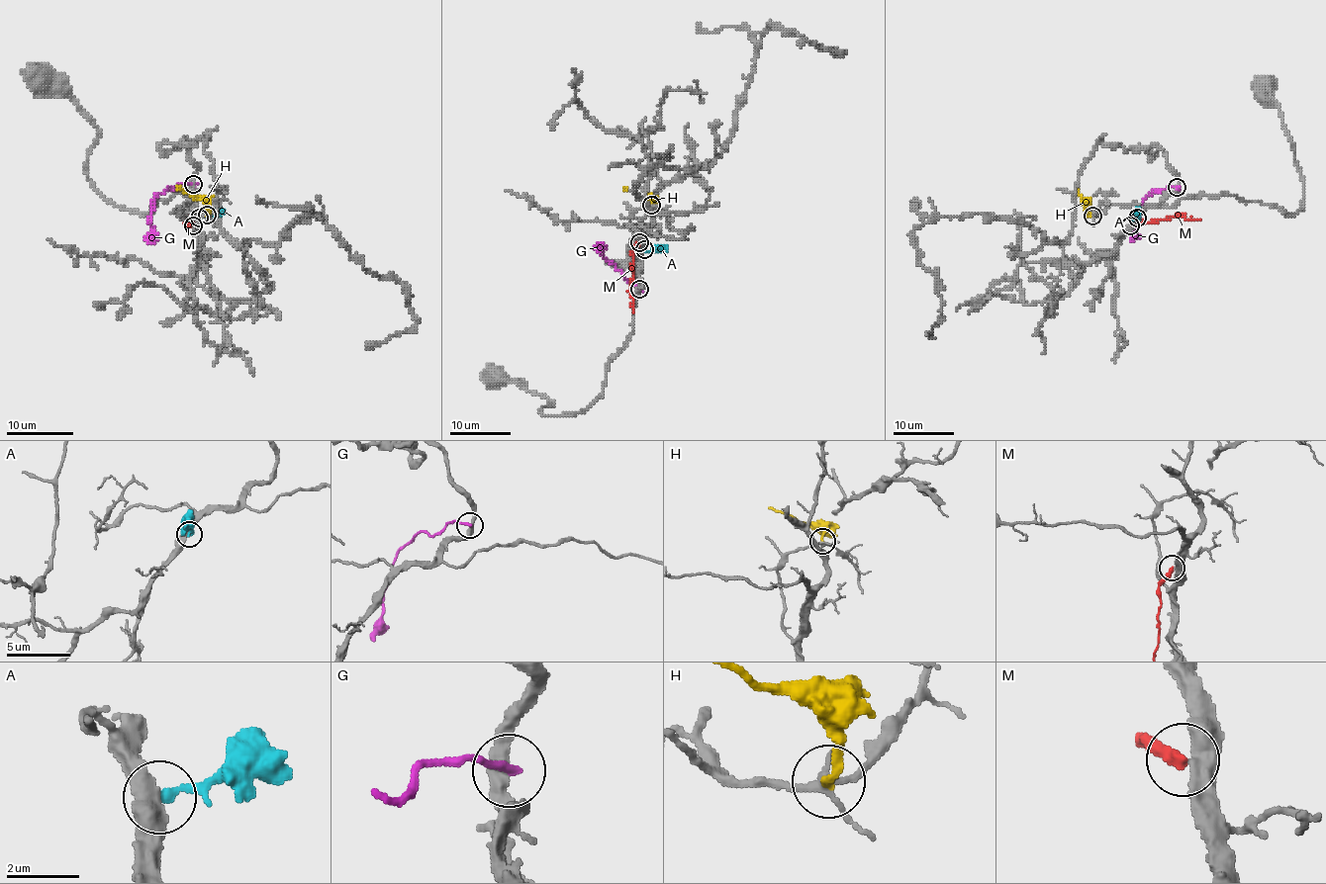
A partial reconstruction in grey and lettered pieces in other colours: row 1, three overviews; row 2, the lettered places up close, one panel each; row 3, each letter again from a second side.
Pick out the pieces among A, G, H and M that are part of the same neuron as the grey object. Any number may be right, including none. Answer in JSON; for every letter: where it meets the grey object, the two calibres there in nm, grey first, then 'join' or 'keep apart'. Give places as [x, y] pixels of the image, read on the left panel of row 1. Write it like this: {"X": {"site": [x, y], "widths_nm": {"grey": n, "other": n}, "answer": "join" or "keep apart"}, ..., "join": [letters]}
{"A": {"site": [199, 218], "widths_nm": {"grey": 440, "other": 260}, "answer": "keep apart"}, "G": {"site": [193, 184], "widths_nm": {"grey": 360, "other": 240}, "answer": "keep apart"}, "H": {"site": [207, 215], "widths_nm": {"grey": 190, "other": 200}, "answer": "keep apart"}, "M": {"site": [193, 225], "widths_nm": {"grey": 440, "other": 380}, "answer": "keep apart"}, "join": []}

